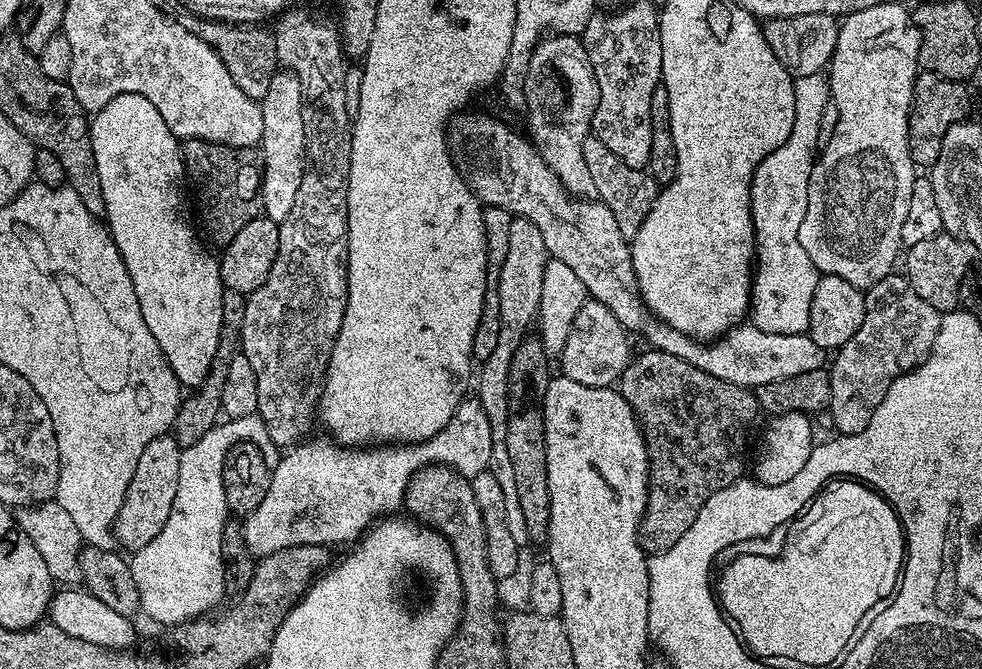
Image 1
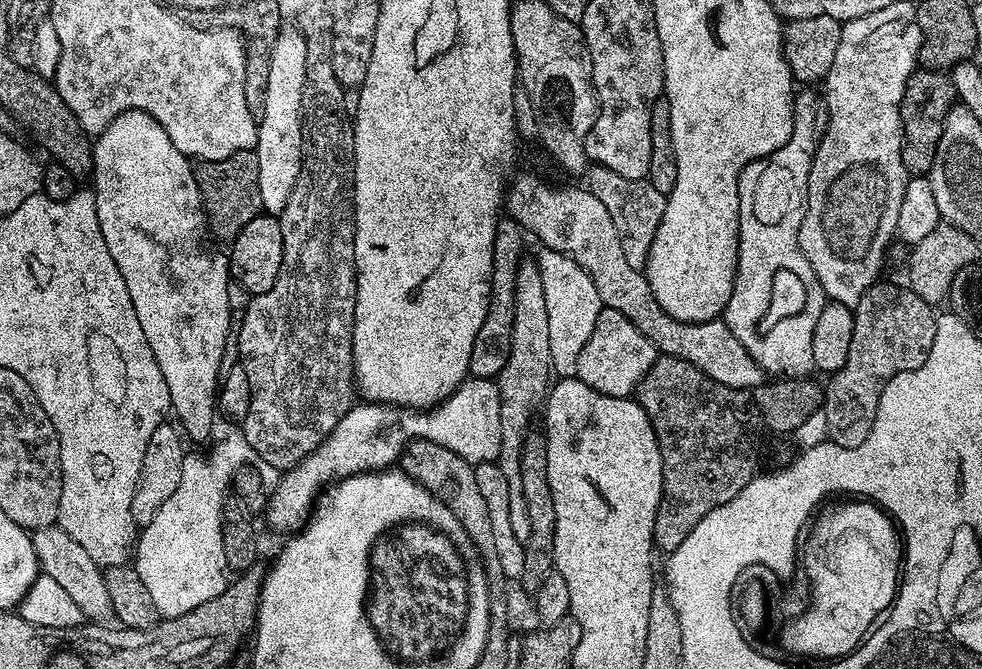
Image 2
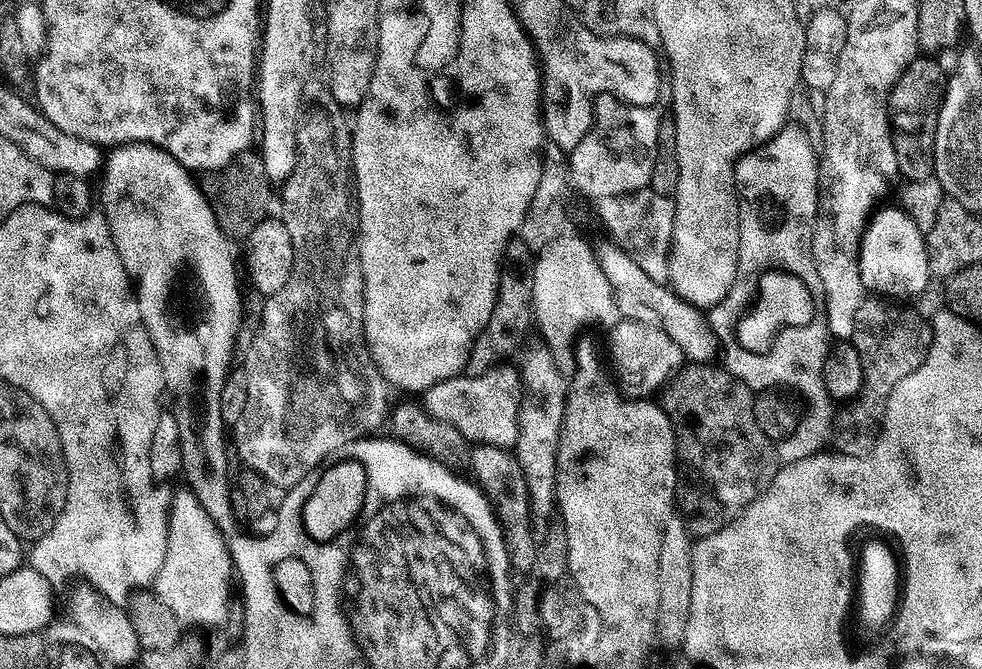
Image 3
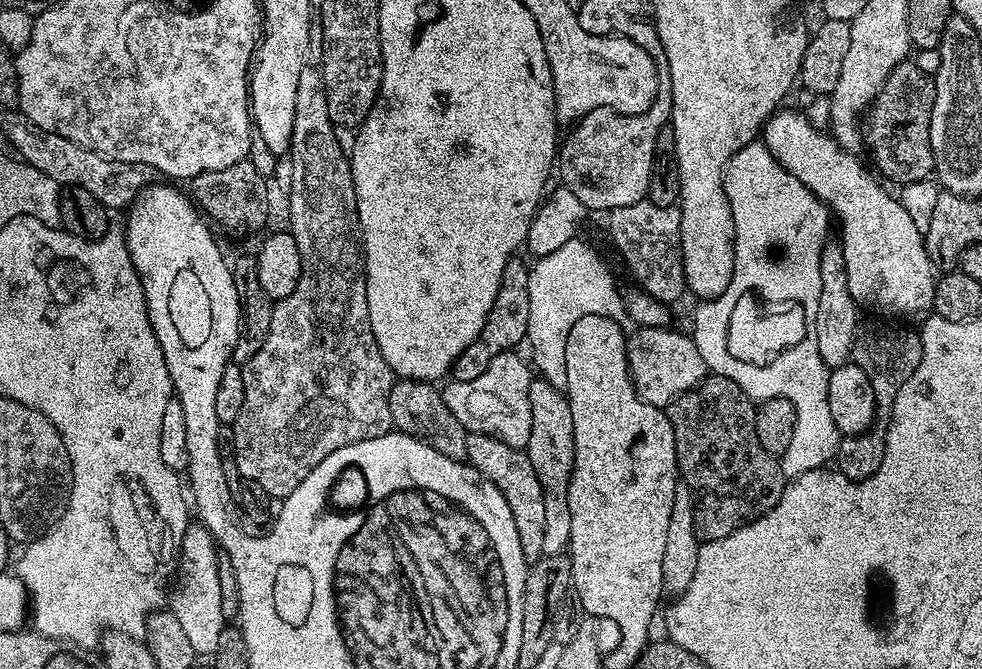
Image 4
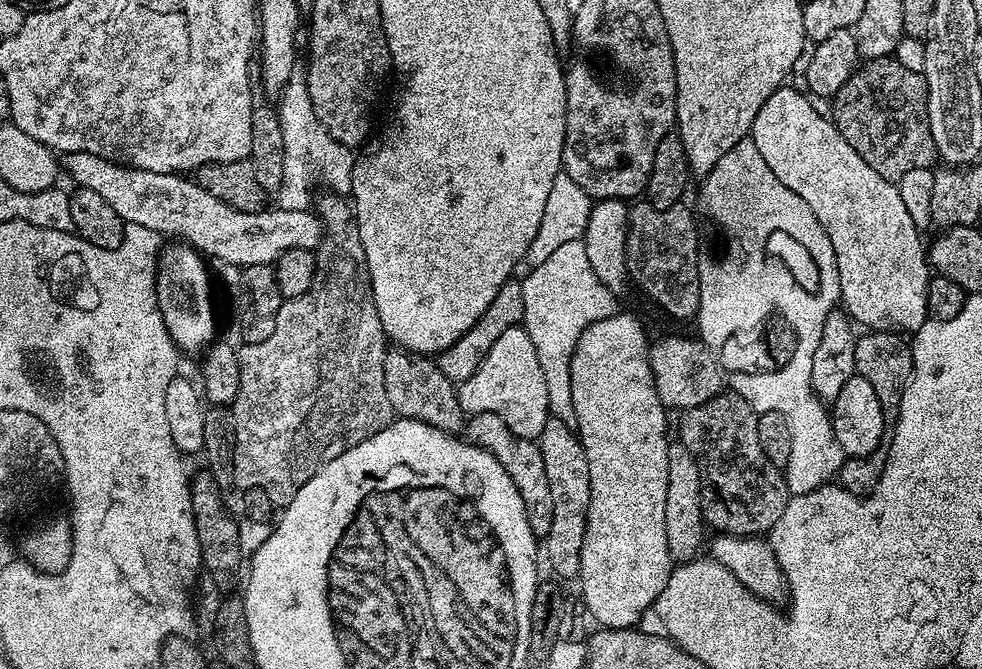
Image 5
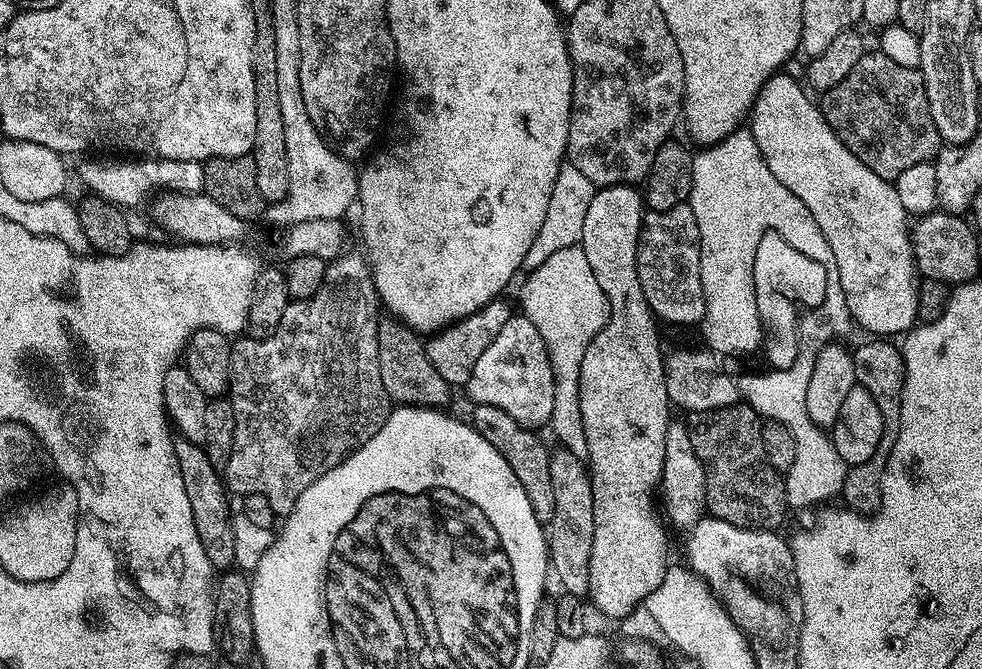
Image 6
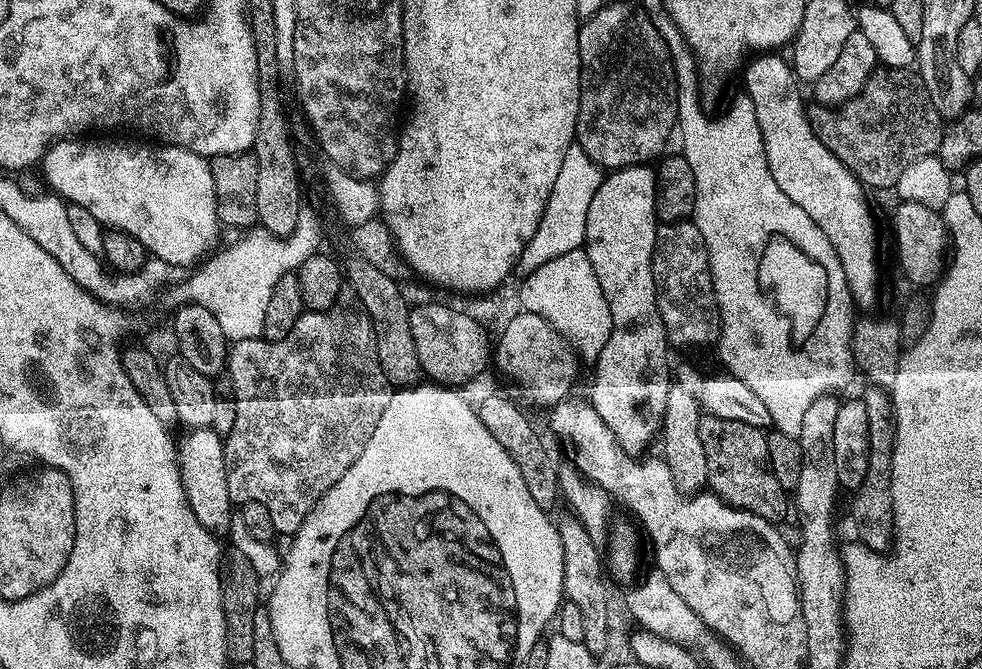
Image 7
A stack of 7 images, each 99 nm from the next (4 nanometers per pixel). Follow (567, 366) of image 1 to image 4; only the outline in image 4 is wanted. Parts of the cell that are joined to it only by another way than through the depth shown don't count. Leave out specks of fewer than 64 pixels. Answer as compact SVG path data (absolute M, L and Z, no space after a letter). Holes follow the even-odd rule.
M641 328L627 337L628 342L628 372L632 376L632 383L636 392L650 406L667 409L670 402L674 402L691 388L697 388L709 375L706 362L702 362L702 354L698 354L698 346L691 335L672 332L667 328Z

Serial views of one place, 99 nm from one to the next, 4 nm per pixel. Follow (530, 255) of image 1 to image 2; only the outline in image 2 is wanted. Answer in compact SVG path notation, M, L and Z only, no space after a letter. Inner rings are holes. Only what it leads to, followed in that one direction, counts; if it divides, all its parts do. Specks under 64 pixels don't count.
M525 259L518 266L518 278L514 282L514 334L510 334L510 358L506 358L506 366L502 366L498 383L500 386L500 409L502 410L502 450L498 457L498 463L502 474L506 474L506 478L510 482L510 526L514 529L514 535L518 538L518 542L523 544L526 538L530 538L530 518L526 515L526 498L522 498L522 482L520 481L520 450L524 446L524 441L529 435L528 427L532 424L532 415L541 411L542 405L545 403L546 397L550 391L550 379L548 375L553 375L552 359L550 358L550 318L546 314L546 294L542 294L542 274L540 273L540 265L535 259Z

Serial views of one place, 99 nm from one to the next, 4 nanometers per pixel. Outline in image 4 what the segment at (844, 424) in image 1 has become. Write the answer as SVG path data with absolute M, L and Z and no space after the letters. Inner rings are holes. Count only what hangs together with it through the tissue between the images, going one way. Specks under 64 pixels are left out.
M899 323L872 324L869 328L861 327L856 334L852 347L854 363L866 370L866 378L870 378L870 386L874 386L876 413L868 431L857 436L846 436L840 441L840 448L834 459L835 467L846 478L851 480L869 480L882 466L882 454L886 450L886 438L890 418L894 410L894 398L898 398L898 390L914 374L914 370L922 362L922 342L919 331L911 332L908 328L899 328Z

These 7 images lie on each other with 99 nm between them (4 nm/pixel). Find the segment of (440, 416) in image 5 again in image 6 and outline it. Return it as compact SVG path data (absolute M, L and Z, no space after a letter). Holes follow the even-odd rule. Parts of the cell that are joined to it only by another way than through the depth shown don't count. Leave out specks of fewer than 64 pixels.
M381 318L378 322L378 374L382 374L388 399L397 405L439 409L448 400L450 385L430 366L424 346L425 341L402 321Z

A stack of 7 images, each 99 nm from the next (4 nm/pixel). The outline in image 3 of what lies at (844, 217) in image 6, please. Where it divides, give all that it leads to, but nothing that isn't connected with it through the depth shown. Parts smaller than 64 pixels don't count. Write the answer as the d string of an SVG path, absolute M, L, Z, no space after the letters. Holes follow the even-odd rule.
M898 206L892 208L881 207L869 219L864 230L864 237L860 239L860 277L865 289L880 298L904 298L900 296L916 296L928 288L930 273L928 270L928 245L925 233L920 232L914 222L910 222L908 215Z

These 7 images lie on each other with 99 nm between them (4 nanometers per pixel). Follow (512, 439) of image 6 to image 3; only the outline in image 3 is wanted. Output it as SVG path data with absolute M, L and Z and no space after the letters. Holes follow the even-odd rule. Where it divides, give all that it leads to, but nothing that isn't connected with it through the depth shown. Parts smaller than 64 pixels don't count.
M478 444L469 451L466 464L469 469L472 467L471 479L483 492L488 503L492 505L492 511L496 514L496 521L500 524L501 538L505 542L509 569L513 573L526 574L530 566L534 566L538 540L534 535L528 507L528 487L515 455L506 448Z

